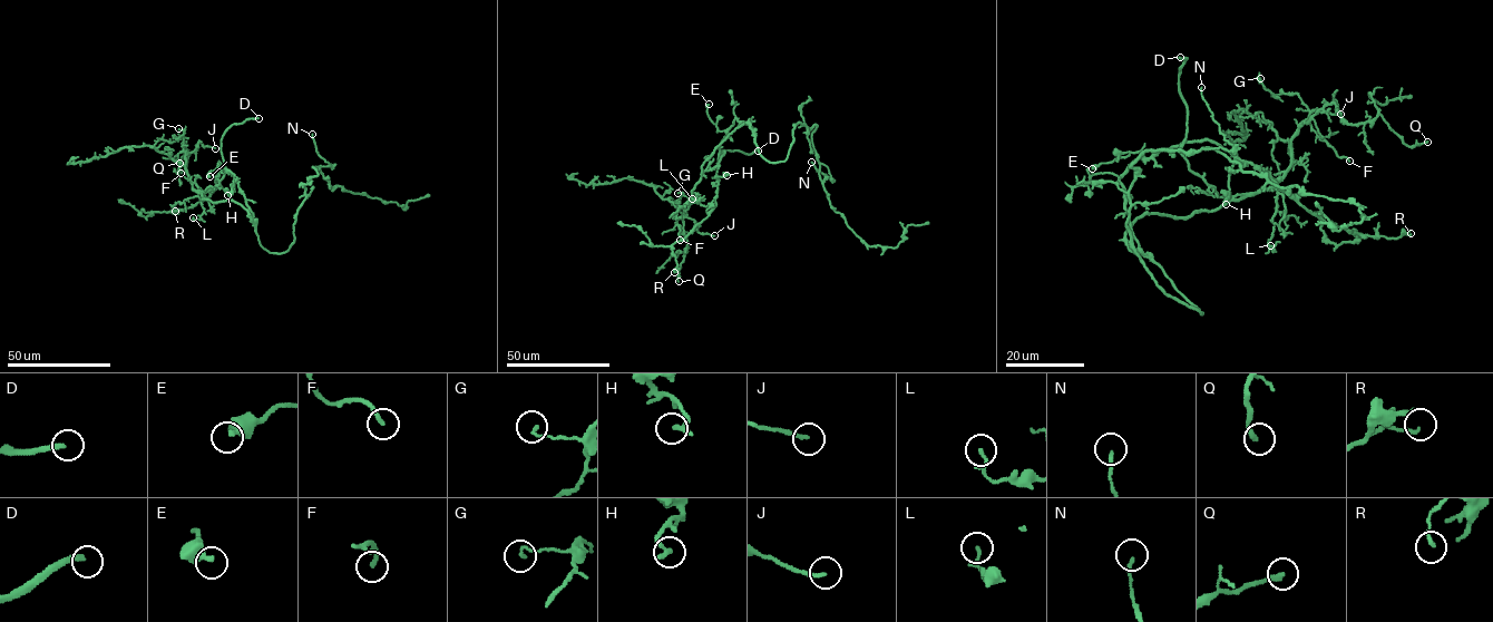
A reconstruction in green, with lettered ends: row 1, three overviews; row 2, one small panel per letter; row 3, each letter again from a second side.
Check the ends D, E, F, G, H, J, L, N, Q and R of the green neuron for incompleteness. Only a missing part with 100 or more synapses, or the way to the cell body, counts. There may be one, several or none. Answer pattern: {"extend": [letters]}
{"extend": ["D"]}

